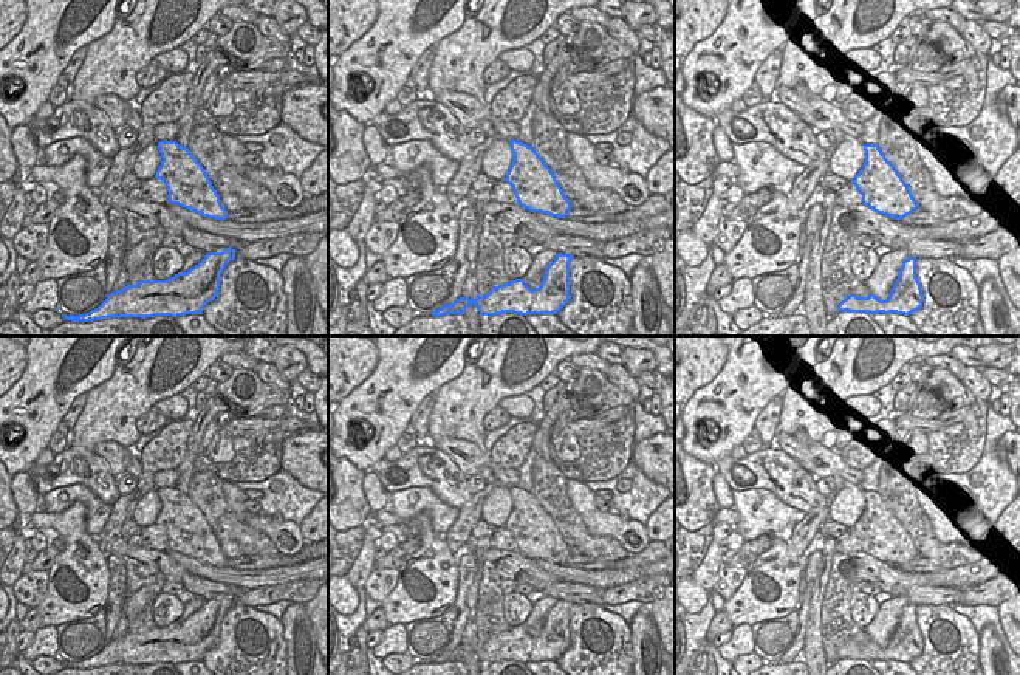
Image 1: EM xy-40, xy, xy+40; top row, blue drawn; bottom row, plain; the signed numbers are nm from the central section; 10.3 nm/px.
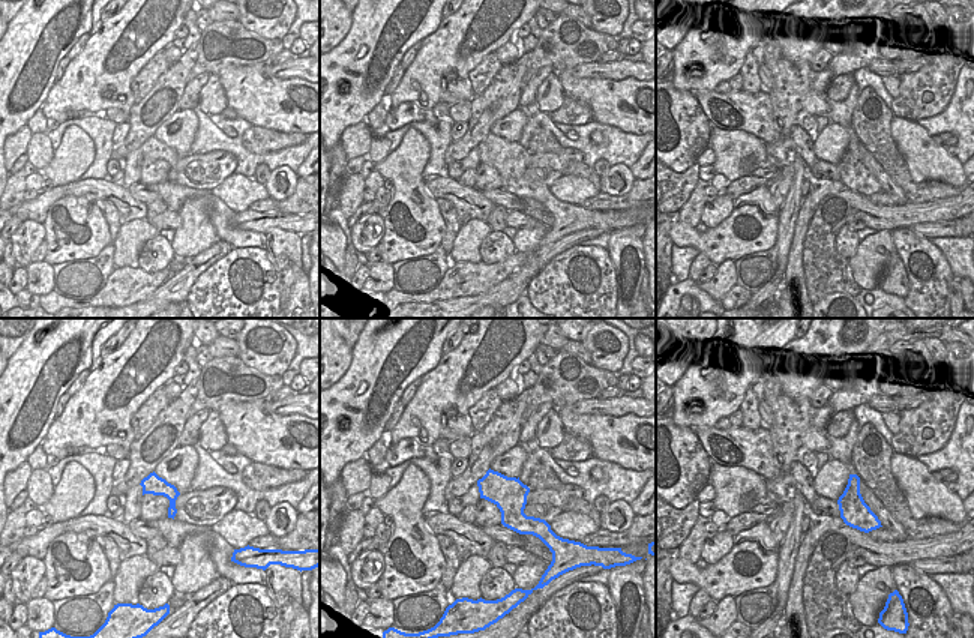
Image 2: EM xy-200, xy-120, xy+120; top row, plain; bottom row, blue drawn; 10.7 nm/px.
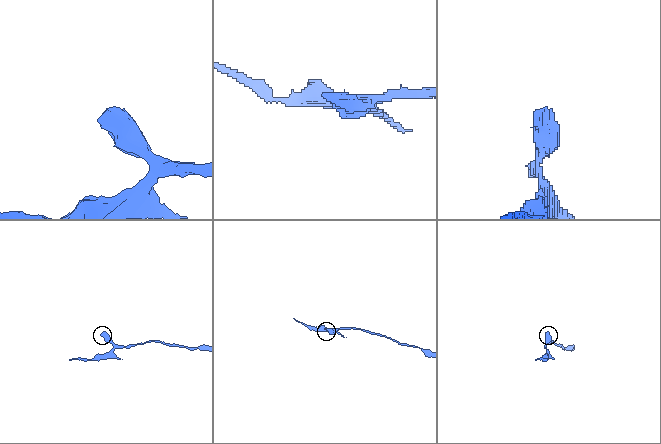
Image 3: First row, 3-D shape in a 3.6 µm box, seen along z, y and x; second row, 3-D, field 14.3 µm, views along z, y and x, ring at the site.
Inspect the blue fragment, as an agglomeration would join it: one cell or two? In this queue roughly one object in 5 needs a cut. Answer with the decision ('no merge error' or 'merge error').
merge error

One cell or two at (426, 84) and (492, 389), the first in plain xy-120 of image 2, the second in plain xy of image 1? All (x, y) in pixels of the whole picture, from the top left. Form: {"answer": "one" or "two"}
{"answer": "one"}

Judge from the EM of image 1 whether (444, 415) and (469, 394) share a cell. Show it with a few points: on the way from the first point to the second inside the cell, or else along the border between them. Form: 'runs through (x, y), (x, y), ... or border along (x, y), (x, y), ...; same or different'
runs through (449, 409), (463, 400); same

